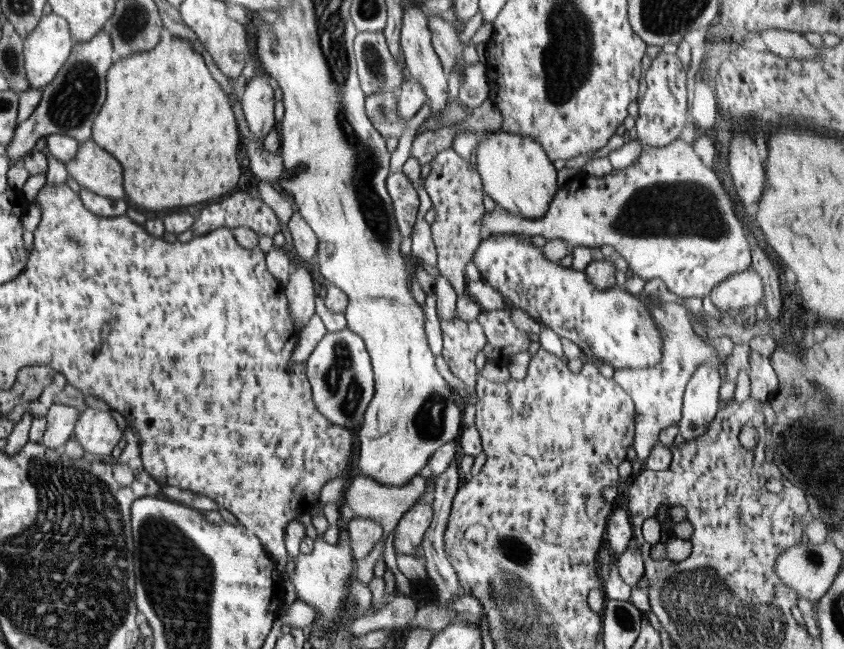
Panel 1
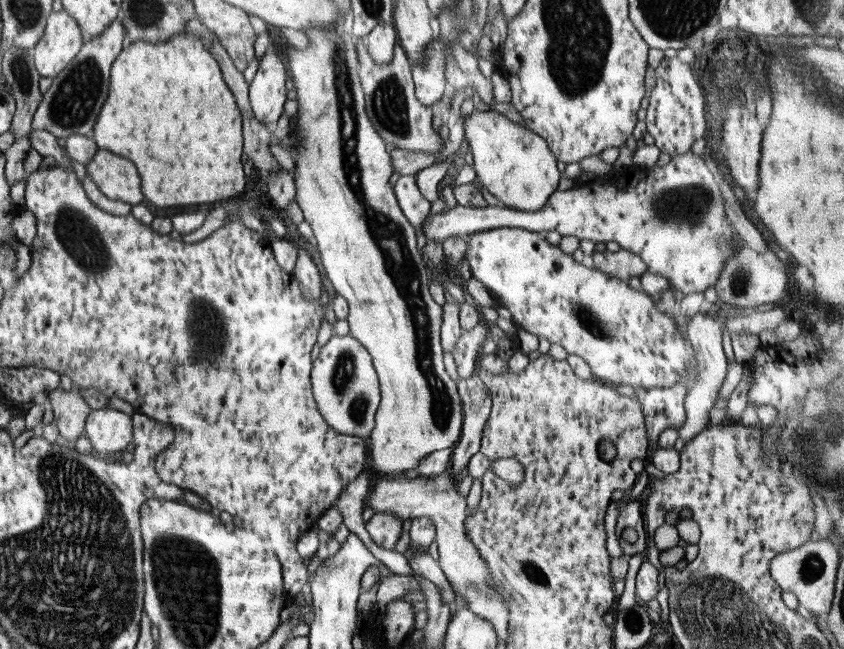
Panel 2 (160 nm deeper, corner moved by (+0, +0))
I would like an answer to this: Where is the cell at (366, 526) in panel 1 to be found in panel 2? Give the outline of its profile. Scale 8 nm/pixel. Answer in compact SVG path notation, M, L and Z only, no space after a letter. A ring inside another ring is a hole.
M390 512L375 513L370 521L366 523L366 530L370 533L372 540L378 545L395 553L396 542L402 534L402 523L404 520L396 518Z

